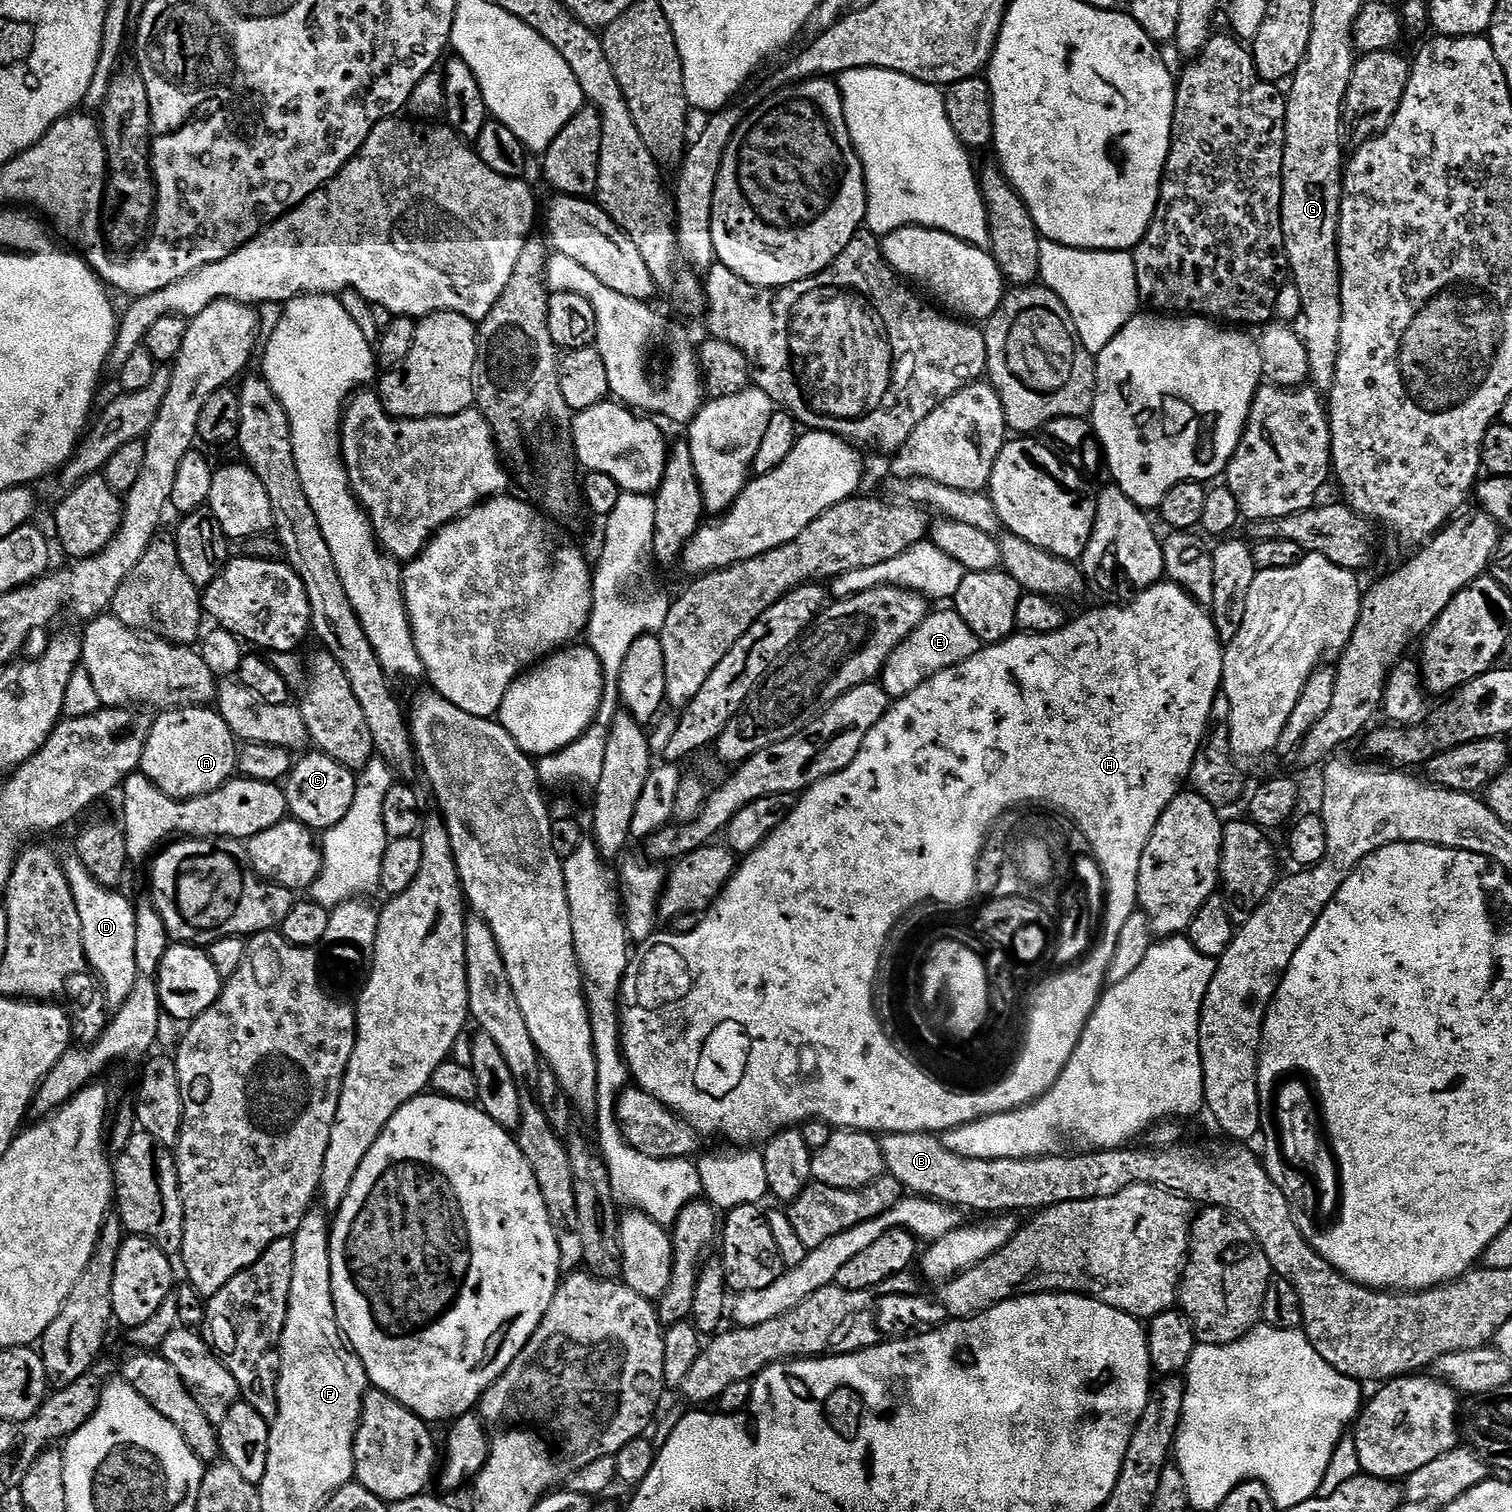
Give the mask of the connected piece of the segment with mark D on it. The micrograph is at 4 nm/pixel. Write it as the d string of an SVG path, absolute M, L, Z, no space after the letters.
M65 859L62 867L68 879L70 890L74 894L74 902L78 906L78 918L82 922L82 946L88 959L88 967L102 985L105 1001L119 1002L125 1000L130 996L130 990L134 990L134 982L138 978L138 962L134 958L134 946L138 935L136 908L123 896L123 891L103 888L97 882L96 877L88 873L88 867L81 860Z

